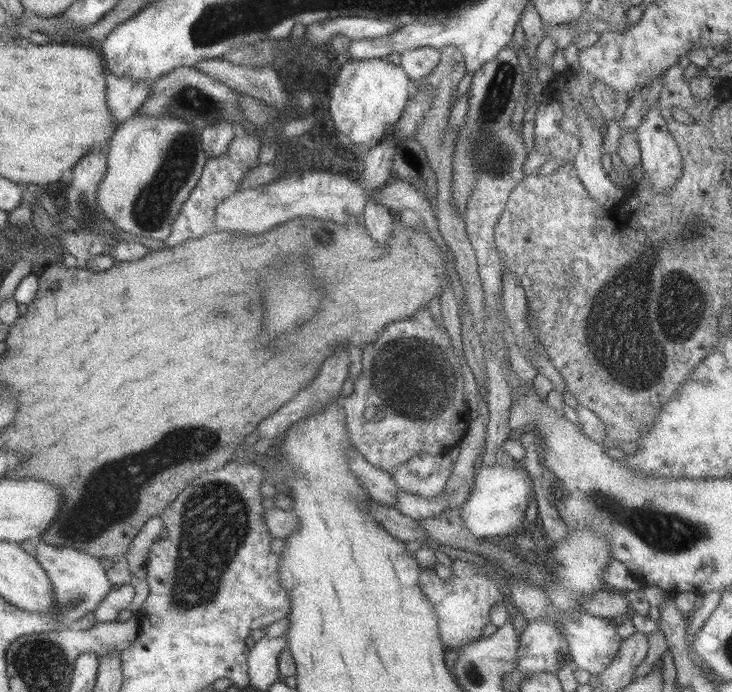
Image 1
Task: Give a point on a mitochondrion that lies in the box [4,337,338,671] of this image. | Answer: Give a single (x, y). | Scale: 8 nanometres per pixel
(215, 519)

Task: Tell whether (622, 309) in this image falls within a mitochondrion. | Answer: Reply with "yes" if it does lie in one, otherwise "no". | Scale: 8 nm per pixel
yes

